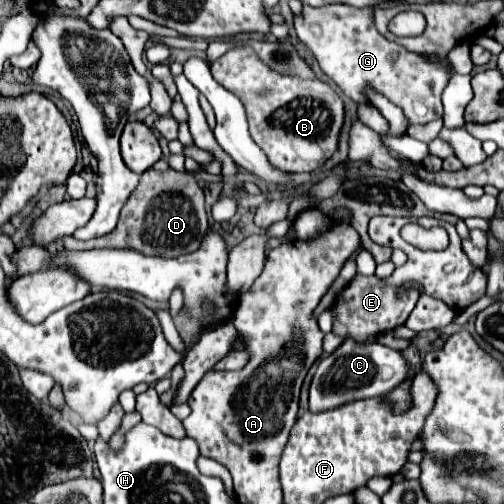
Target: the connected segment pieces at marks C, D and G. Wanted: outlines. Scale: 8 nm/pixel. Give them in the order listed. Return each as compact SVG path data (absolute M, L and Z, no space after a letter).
M345 340L333 354L325 356L311 382L309 390L309 410L331 410L333 406L341 406L345 402L357 398L373 398L379 394L387 394L409 378L409 360L379 342L365 344L355 340Z
M161 158L145 174L137 190L129 196L127 204L121 210L119 224L113 232L101 236L93 242L77 242L73 236L63 238L65 250L91 250L91 248L135 248L143 254L157 254L165 258L175 258L189 254L199 248L201 238L209 230L207 216L203 208L203 190L197 186L193 176L175 172L169 168L167 160Z
M327 4L327 6L303 6L301 14L293 16L293 28L297 32L297 38L307 44L307 48L315 54L321 70L355 102L361 102L365 106L371 106L369 96L365 94L367 88L377 90L381 96L385 96L389 102L399 106L405 114L405 118L411 124L425 124L435 118L441 118L443 106L441 106L441 92L447 86L449 78L453 76L453 68L447 58L439 58L437 54L417 54L409 52L407 48L389 42L375 26L373 8L355 8L347 4Z

